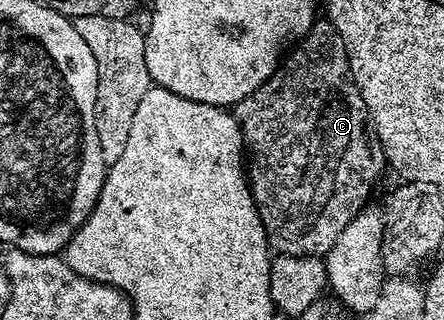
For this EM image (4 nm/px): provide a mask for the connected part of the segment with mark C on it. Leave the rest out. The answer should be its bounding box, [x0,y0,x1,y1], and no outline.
[232,22,388,258]

